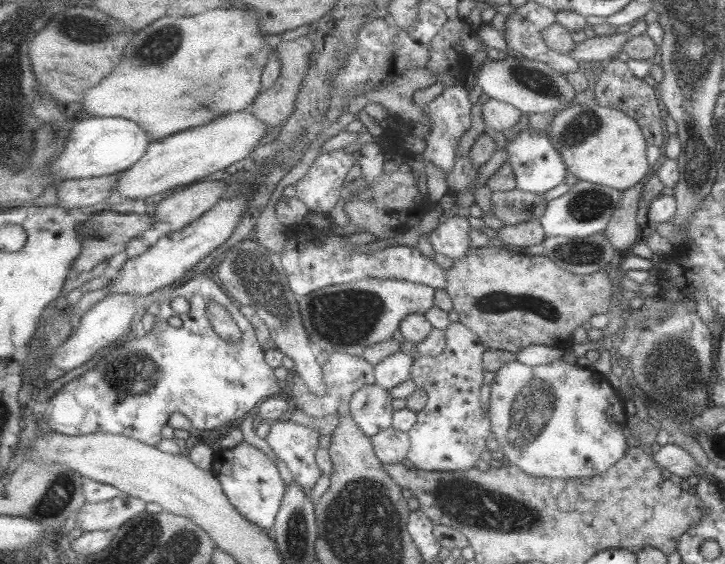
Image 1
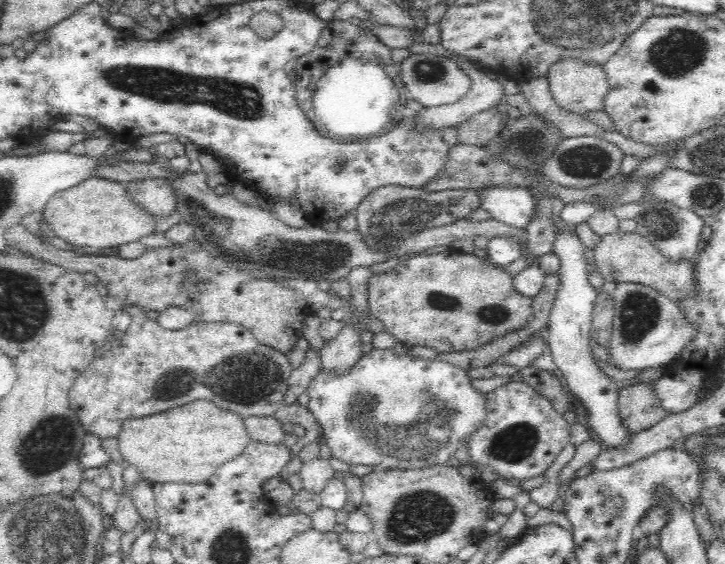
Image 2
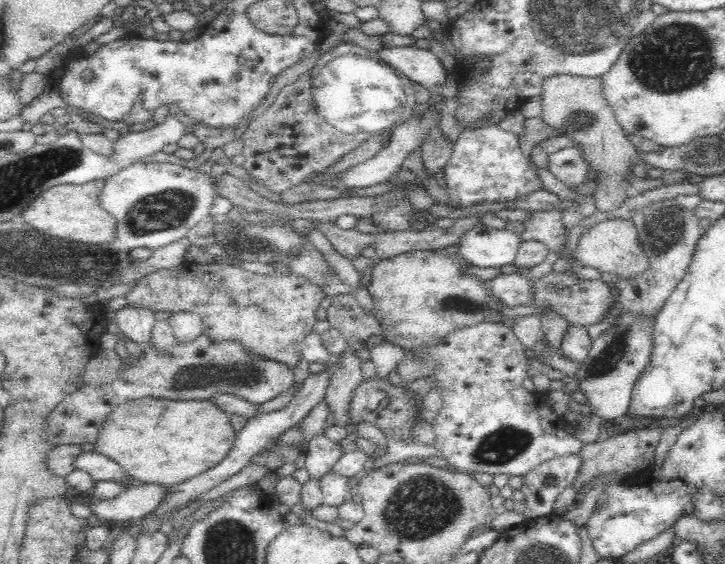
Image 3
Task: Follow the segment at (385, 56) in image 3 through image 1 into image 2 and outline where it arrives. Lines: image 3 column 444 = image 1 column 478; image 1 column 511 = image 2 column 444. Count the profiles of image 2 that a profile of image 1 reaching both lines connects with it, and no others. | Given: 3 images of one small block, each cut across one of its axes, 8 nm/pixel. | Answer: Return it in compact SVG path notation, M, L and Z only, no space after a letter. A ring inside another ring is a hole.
M410 53L408 58L402 60L400 68L400 82L406 88L407 95L417 100L424 107L435 107L459 101L470 88L471 80L468 73L450 58L444 55L430 53Z

